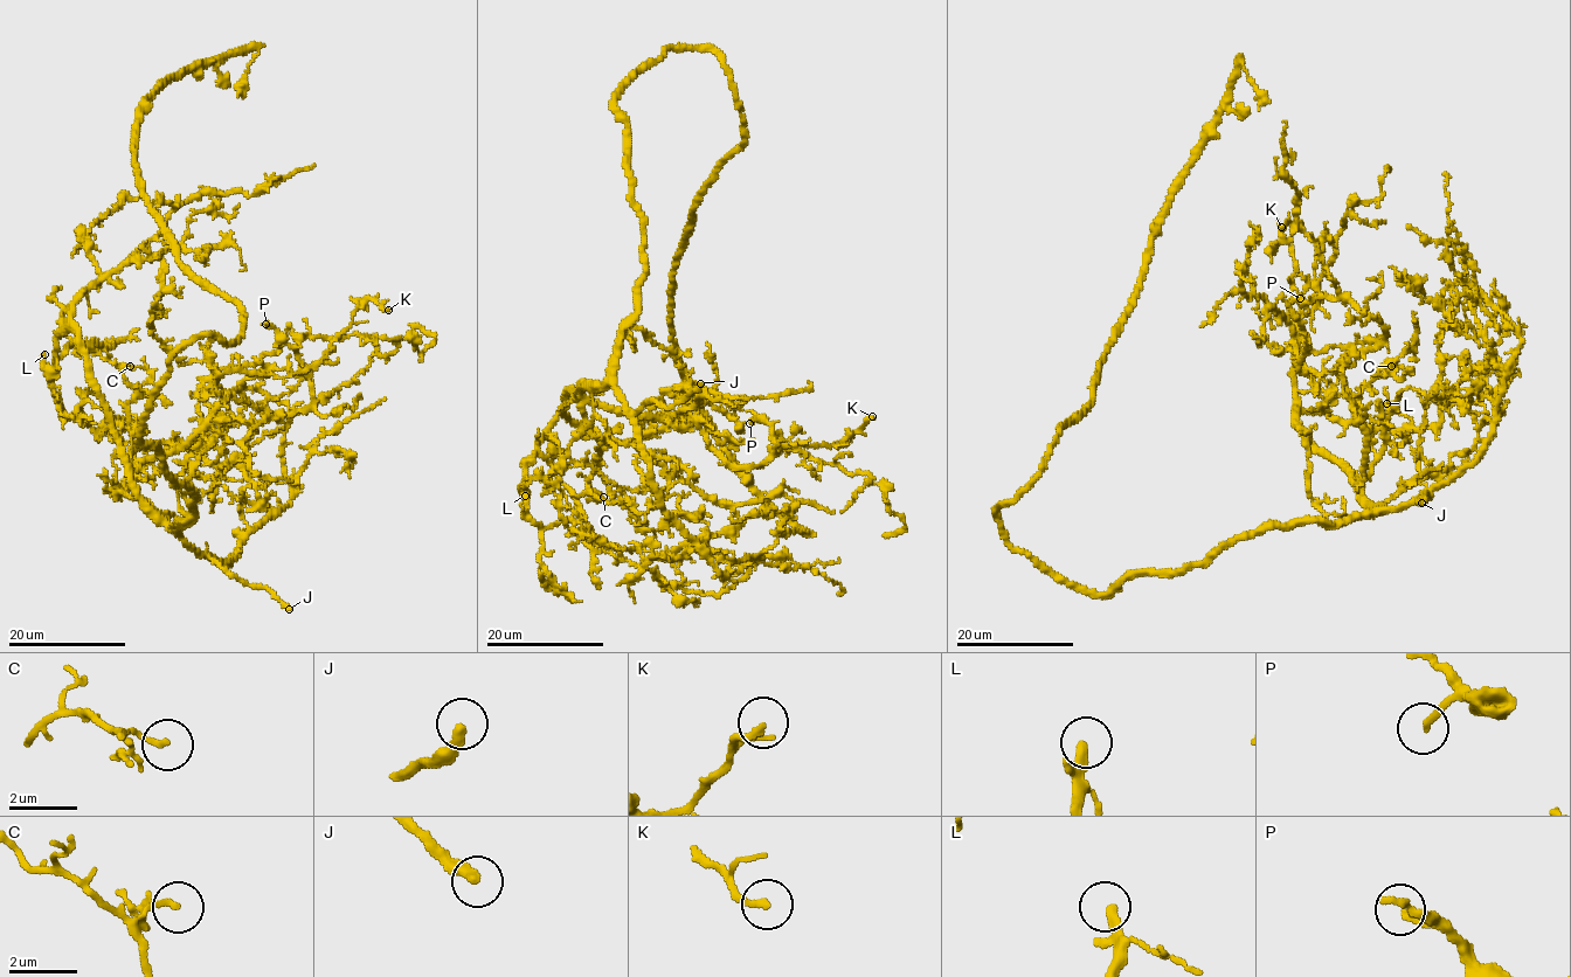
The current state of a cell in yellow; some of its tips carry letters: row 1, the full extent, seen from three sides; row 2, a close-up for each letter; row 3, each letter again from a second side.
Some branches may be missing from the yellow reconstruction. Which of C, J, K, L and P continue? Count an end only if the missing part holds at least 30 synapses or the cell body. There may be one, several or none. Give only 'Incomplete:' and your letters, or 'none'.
Incomplete: J, L

